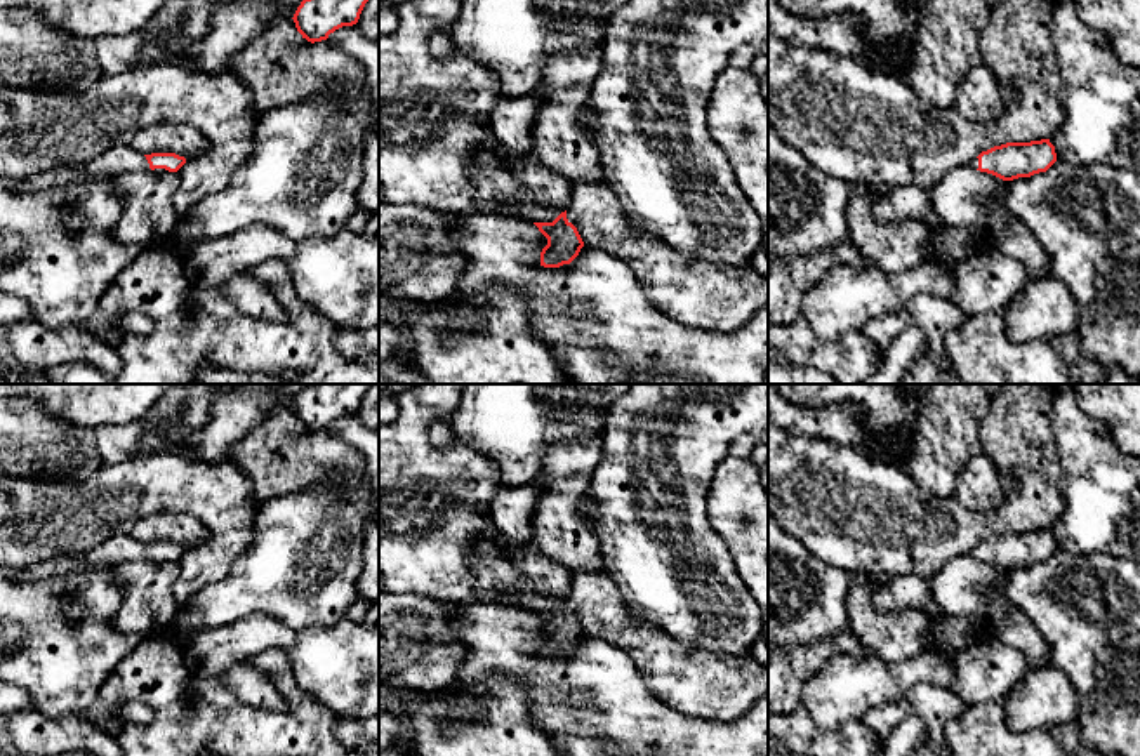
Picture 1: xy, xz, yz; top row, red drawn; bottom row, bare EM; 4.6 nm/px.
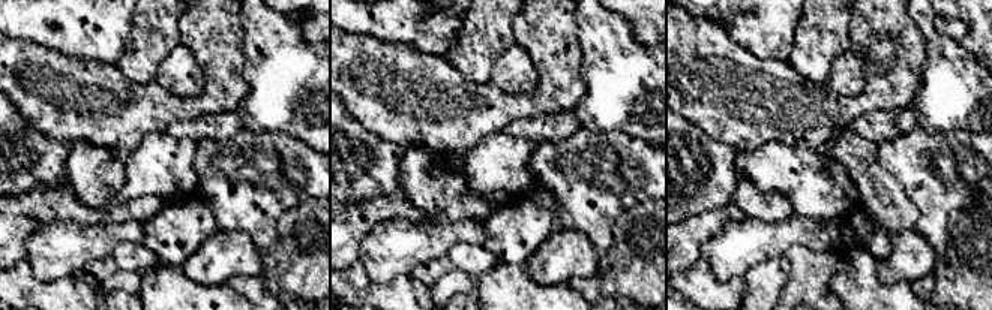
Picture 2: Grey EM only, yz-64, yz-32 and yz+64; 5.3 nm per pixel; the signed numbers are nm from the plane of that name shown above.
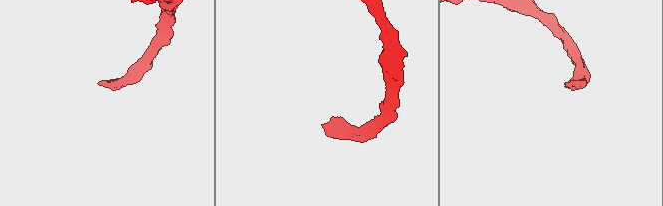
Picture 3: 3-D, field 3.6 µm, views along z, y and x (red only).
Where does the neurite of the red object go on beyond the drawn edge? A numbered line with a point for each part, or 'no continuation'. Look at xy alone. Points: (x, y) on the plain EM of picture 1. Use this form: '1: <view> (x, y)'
1: xy (120, 548)

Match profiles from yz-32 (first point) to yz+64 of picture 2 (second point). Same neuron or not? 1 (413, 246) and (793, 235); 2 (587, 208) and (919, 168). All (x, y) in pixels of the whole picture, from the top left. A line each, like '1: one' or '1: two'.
1: one
2: one

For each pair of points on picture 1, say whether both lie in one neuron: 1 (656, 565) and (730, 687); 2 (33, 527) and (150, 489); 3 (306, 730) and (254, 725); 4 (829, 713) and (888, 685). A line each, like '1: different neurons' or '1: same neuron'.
1: different neurons
2: same neuron
3: same neuron
4: same neuron

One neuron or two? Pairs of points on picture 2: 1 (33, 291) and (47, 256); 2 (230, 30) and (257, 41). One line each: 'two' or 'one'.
1: two
2: two

